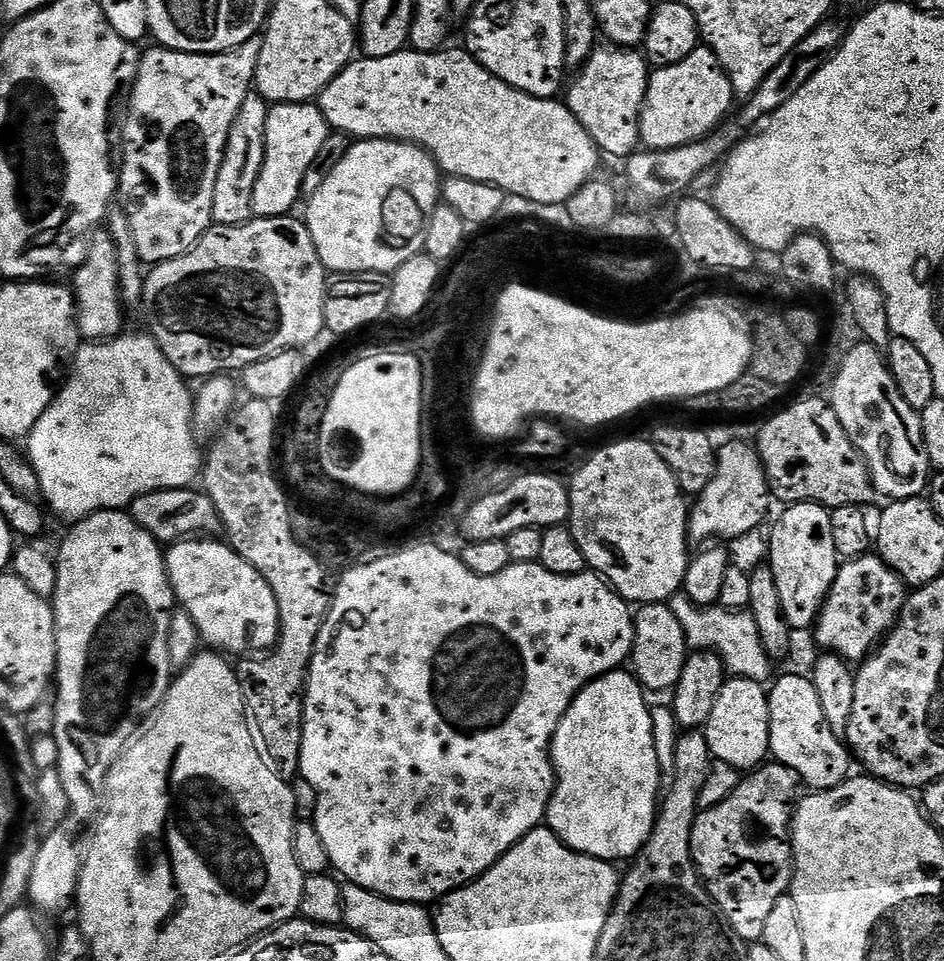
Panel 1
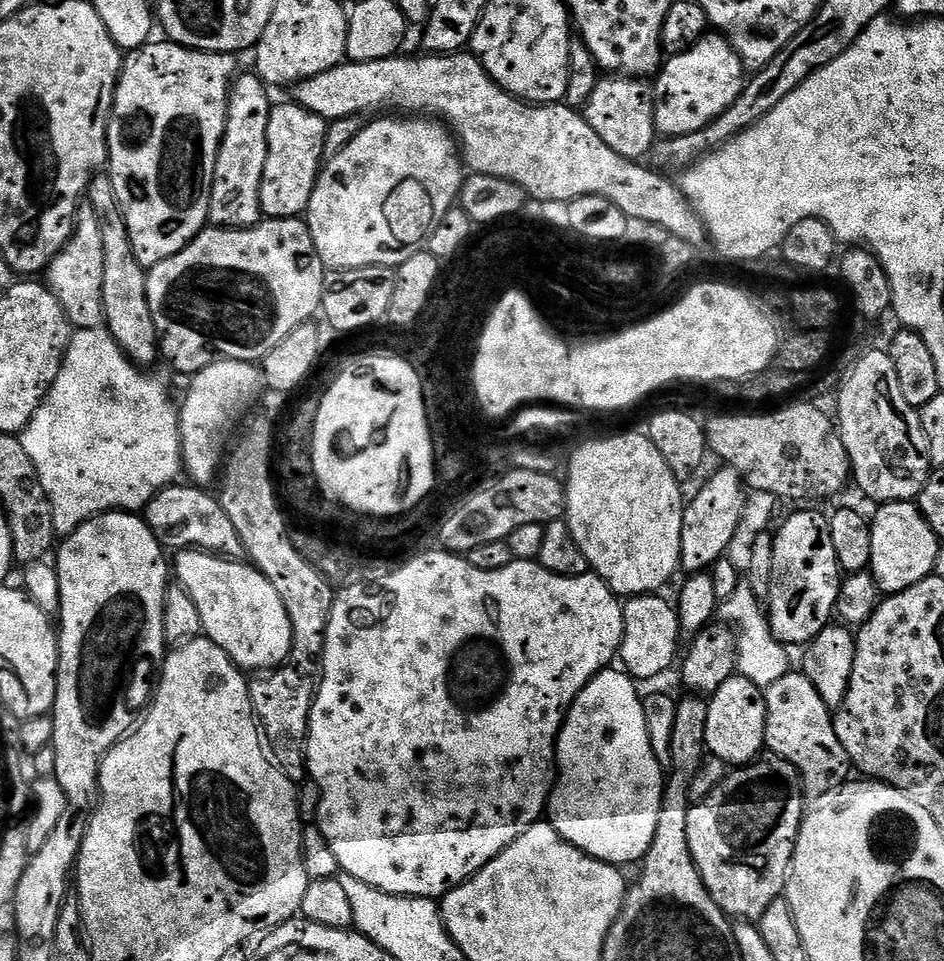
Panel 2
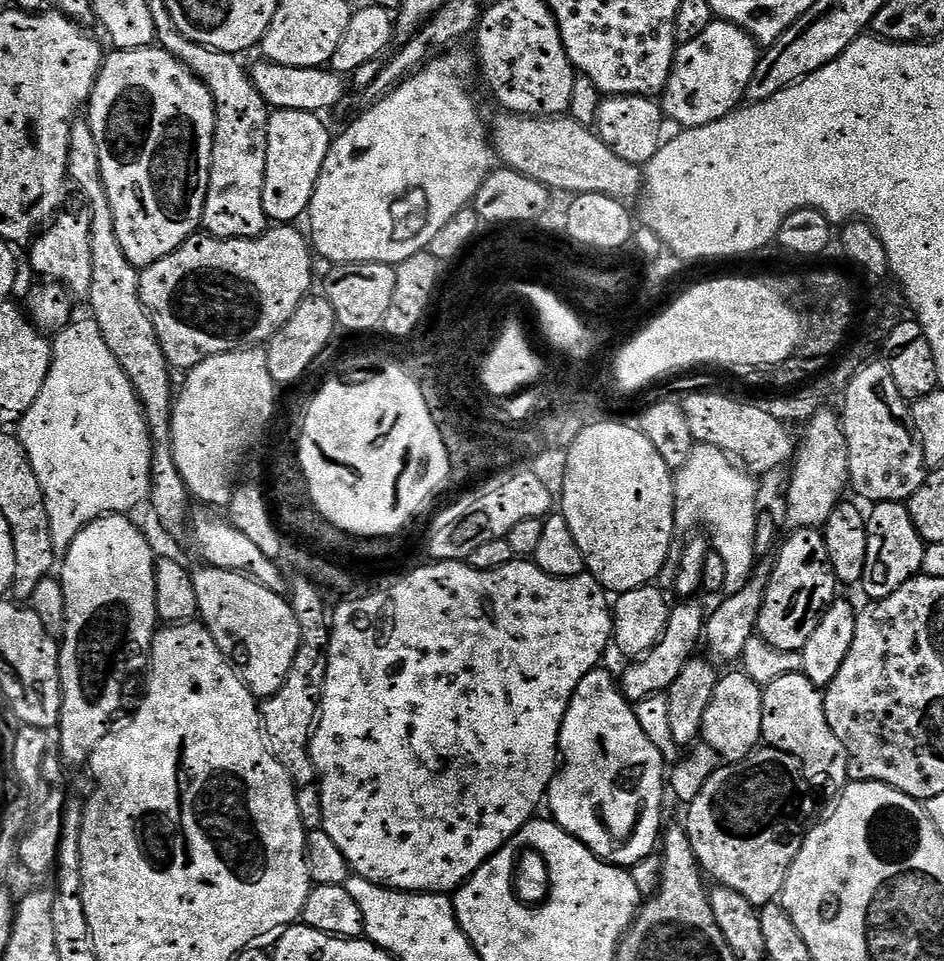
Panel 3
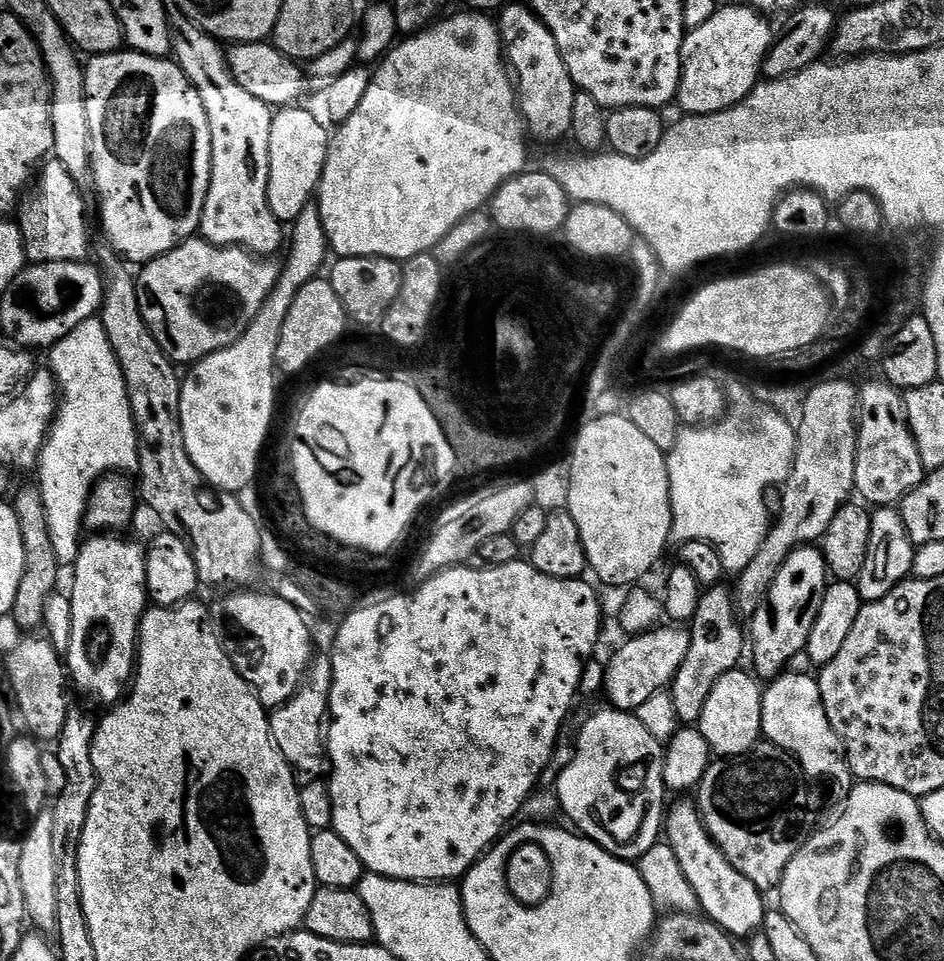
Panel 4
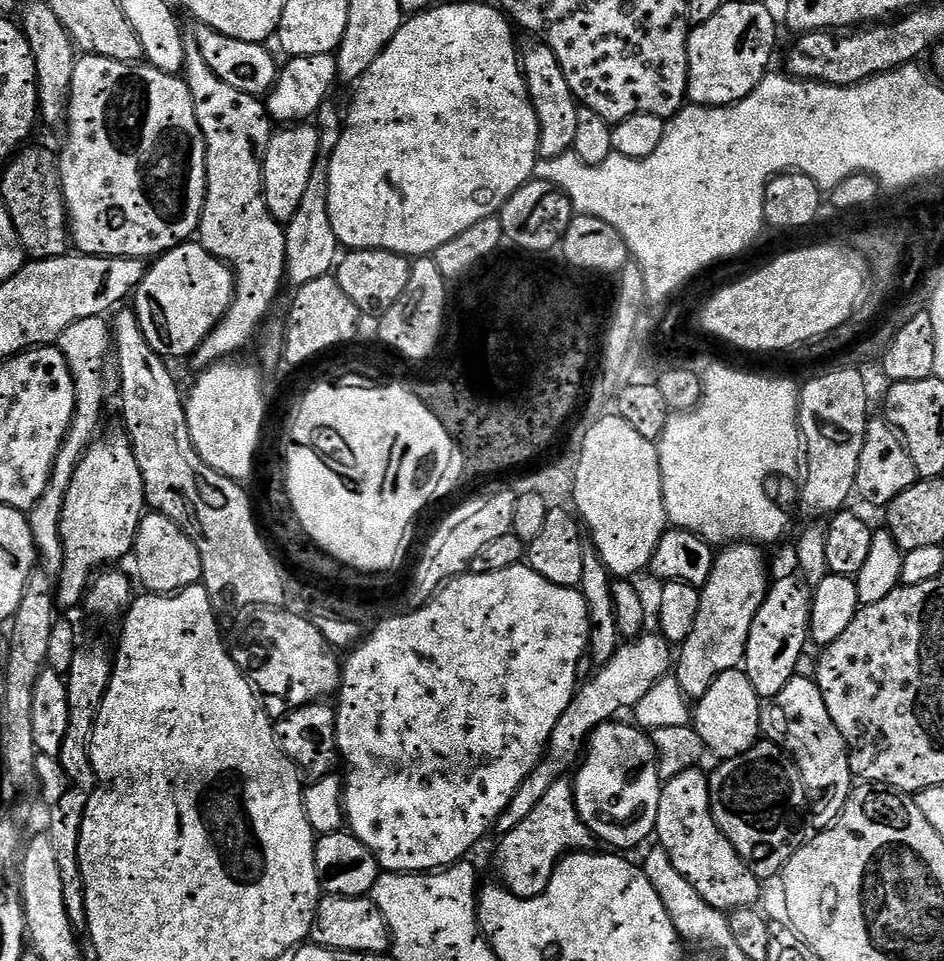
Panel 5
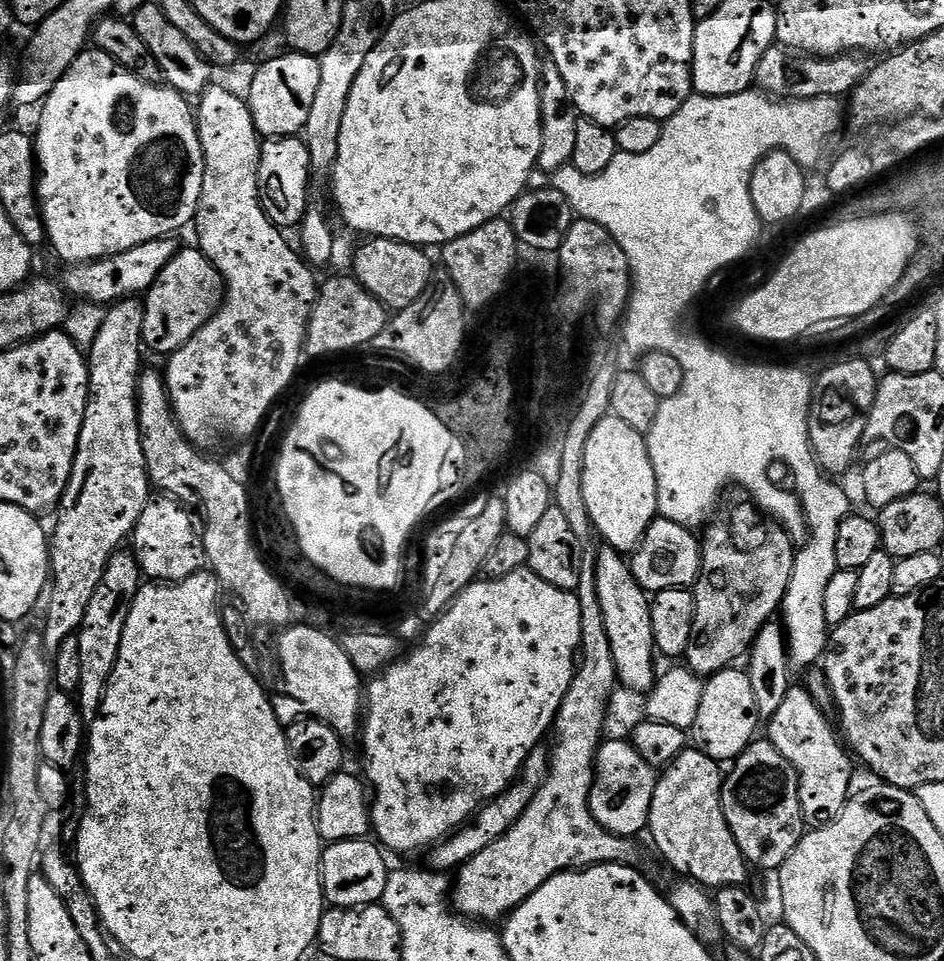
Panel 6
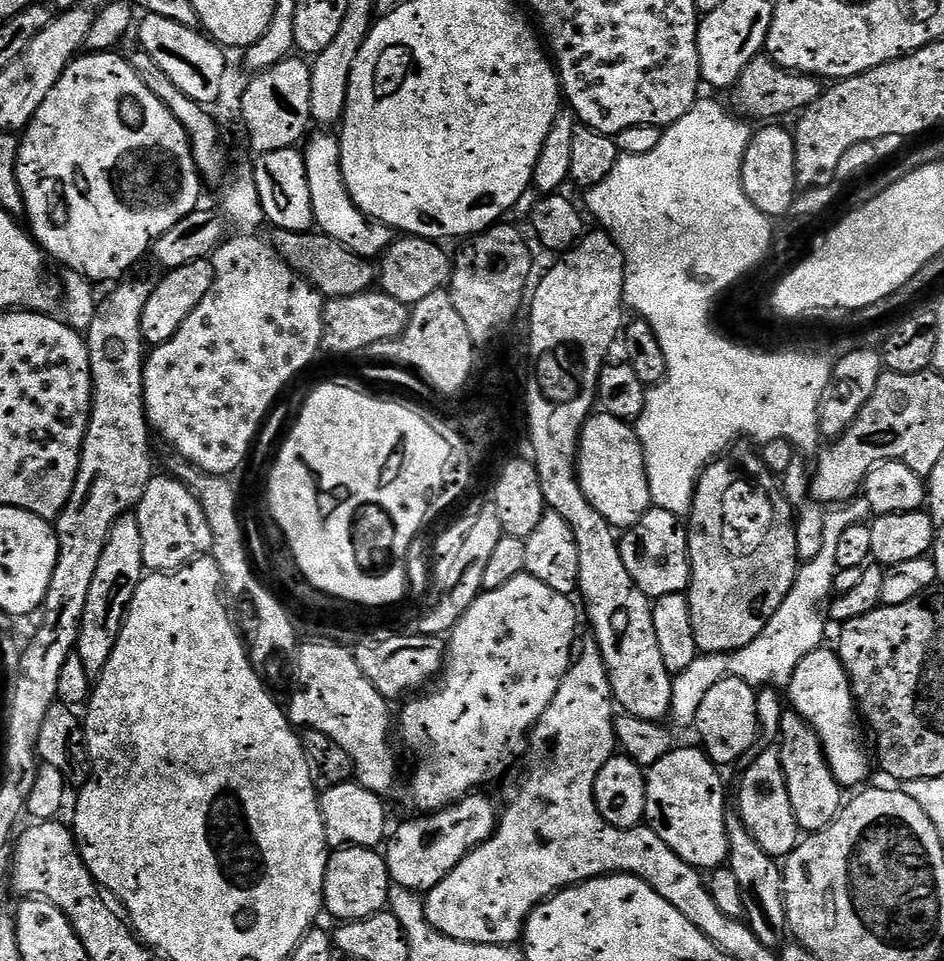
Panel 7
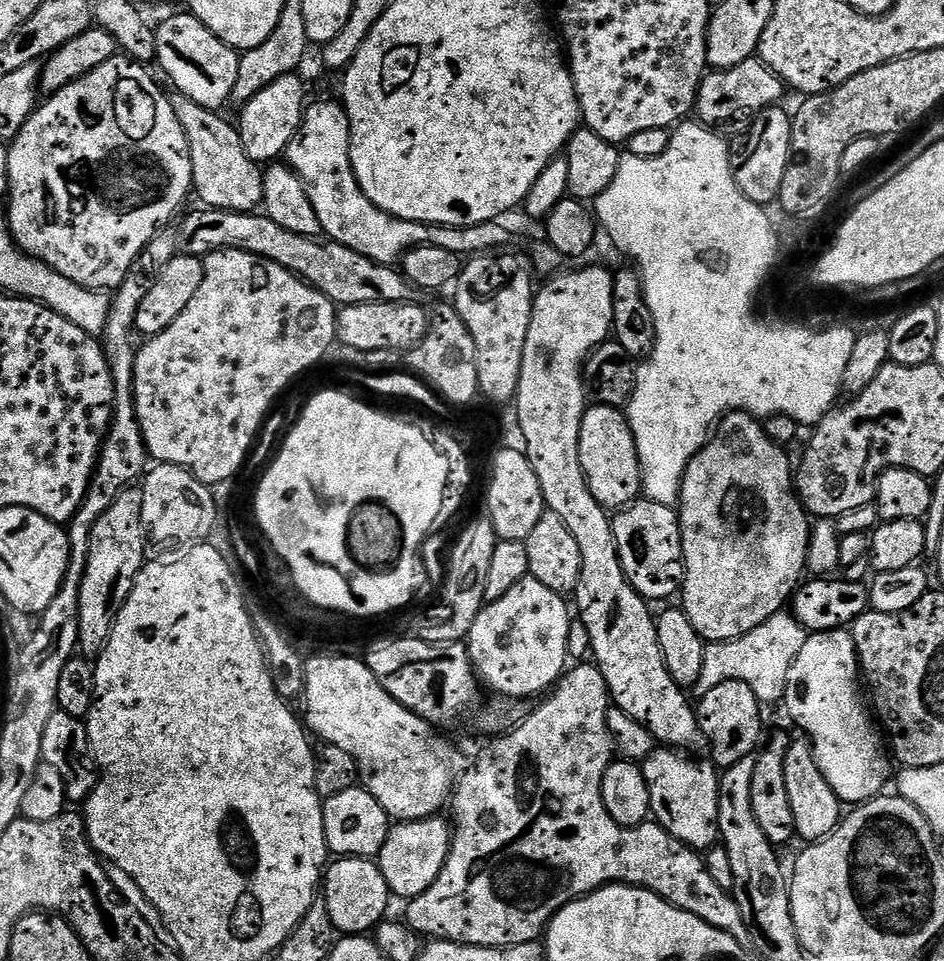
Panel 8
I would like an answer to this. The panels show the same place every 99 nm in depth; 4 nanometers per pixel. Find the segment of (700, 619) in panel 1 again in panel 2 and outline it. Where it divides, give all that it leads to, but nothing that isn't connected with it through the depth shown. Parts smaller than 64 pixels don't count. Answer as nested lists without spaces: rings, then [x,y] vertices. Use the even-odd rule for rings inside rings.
[[[748,585],[739,588],[726,601],[717,607],[717,619],[732,627],[736,634],[736,645],[739,646],[739,662],[737,673],[754,682],[761,690],[767,690],[779,678],[788,675],[792,670],[789,649],[773,634],[767,613],[761,599],[758,599]]]

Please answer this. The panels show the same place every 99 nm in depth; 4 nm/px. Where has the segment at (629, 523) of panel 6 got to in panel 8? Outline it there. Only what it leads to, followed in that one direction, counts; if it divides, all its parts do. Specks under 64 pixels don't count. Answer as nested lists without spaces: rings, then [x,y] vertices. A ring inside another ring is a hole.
[[[592,404],[584,409],[580,435],[580,461],[588,479],[590,494],[606,509],[619,510],[635,504],[641,495],[640,463],[628,417],[619,408]]]

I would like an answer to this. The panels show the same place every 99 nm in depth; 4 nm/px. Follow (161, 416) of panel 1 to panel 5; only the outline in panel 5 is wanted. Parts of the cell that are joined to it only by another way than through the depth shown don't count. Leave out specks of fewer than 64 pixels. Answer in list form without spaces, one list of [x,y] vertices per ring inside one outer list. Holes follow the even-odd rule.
[[[99,316],[82,318],[78,322],[66,326],[66,330],[59,338],[58,347],[72,370],[76,386],[76,413],[72,419],[68,436],[64,439],[62,450],[56,459],[56,466],[52,471],[52,482],[46,486],[46,494],[42,494],[42,498],[38,498],[36,505],[27,513],[28,525],[36,543],[42,571],[53,578],[59,577],[62,570],[60,519],[66,490],[70,486],[76,467],[84,457],[84,452],[90,447],[92,441],[97,439],[98,433],[101,431],[100,415],[104,412],[104,399],[108,396],[108,384],[104,381],[104,367],[108,364],[107,356],[110,356],[112,352],[107,319]]]

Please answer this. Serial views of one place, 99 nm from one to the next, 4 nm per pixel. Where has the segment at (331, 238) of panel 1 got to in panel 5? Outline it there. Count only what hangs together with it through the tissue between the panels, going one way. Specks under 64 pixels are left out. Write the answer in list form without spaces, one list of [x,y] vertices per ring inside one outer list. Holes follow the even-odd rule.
[[[456,4],[453,8],[440,8],[437,12],[429,11],[427,14],[421,15],[413,22],[405,23],[401,28],[398,38],[394,38],[394,42],[390,42],[390,50],[386,50],[386,54],[382,54],[382,58],[378,58],[378,62],[374,62],[374,66],[370,71],[365,72],[359,81],[360,89],[356,92],[356,101],[352,104],[352,109],[348,112],[348,117],[344,120],[344,129],[340,132],[340,141],[336,144],[336,149],[326,160],[326,170],[328,173],[326,179],[328,182],[328,209],[330,210],[330,226],[334,226],[334,234],[336,235],[336,243],[345,253],[349,252],[381,252],[382,254],[390,254],[401,258],[415,258],[418,256],[427,256],[435,253],[442,242],[446,242],[454,234],[458,234],[458,230],[462,230],[472,220],[477,220],[480,216],[485,215],[489,211],[488,208],[497,202],[509,196],[524,180],[529,179],[533,175],[536,162],[538,159],[538,130],[536,129],[536,119],[528,105],[528,92],[524,89],[524,79],[520,76],[520,66],[516,63],[516,42],[514,39],[514,31],[508,25],[508,20],[496,8],[491,8],[488,4]]]

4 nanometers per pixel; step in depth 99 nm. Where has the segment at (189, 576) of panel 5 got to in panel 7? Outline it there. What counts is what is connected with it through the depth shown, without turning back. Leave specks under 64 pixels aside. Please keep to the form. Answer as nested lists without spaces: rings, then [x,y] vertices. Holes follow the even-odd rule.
[[[153,475],[134,509],[138,530],[142,530],[144,567],[152,572],[174,572],[188,561],[212,551],[210,522],[206,522],[199,498],[175,476],[163,475]]]

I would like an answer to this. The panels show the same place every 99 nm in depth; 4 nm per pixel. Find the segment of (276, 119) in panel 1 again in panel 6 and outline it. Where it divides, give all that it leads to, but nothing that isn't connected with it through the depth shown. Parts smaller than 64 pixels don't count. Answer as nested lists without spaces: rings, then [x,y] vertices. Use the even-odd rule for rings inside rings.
[[[294,136],[268,138],[260,145],[260,204],[273,224],[281,230],[295,229],[304,219],[310,203],[308,179],[312,176],[310,150],[303,139]]]

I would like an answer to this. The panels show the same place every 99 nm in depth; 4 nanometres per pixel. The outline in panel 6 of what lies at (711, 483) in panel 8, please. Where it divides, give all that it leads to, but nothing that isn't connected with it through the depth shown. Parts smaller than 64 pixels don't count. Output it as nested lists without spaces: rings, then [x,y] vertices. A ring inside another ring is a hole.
[[[740,504],[737,508],[721,507],[702,532],[700,575],[694,585],[694,630],[686,653],[687,667],[701,678],[710,677],[723,668],[733,667],[737,663],[736,659],[751,649],[753,640],[765,624],[775,617],[772,615],[781,611],[784,598],[788,595],[797,549],[781,521],[769,518],[759,508],[748,504]]]

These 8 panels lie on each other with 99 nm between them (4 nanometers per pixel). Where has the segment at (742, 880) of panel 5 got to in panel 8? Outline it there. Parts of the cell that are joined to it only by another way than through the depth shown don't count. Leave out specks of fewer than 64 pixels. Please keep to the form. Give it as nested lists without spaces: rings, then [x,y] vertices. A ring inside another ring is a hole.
[[[657,746],[642,761],[650,790],[650,812],[655,823],[688,848],[707,850],[719,841],[718,794],[720,772],[711,759],[691,760],[683,751]]]

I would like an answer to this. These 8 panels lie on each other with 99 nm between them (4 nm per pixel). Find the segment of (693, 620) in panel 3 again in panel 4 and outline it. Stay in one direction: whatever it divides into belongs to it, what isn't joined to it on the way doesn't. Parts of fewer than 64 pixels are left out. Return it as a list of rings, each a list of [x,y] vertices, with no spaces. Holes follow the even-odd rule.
[[[657,626],[651,632],[645,632],[642,636],[633,636],[625,639],[625,644],[609,660],[606,660],[602,692],[603,695],[608,695],[607,703],[611,707],[618,709],[620,712],[635,713],[636,708],[642,706],[642,702],[647,702],[653,694],[663,692],[671,685],[672,679],[678,674],[678,666],[682,666],[682,662],[686,662],[686,653],[690,650],[692,634],[684,626],[664,627]]]

